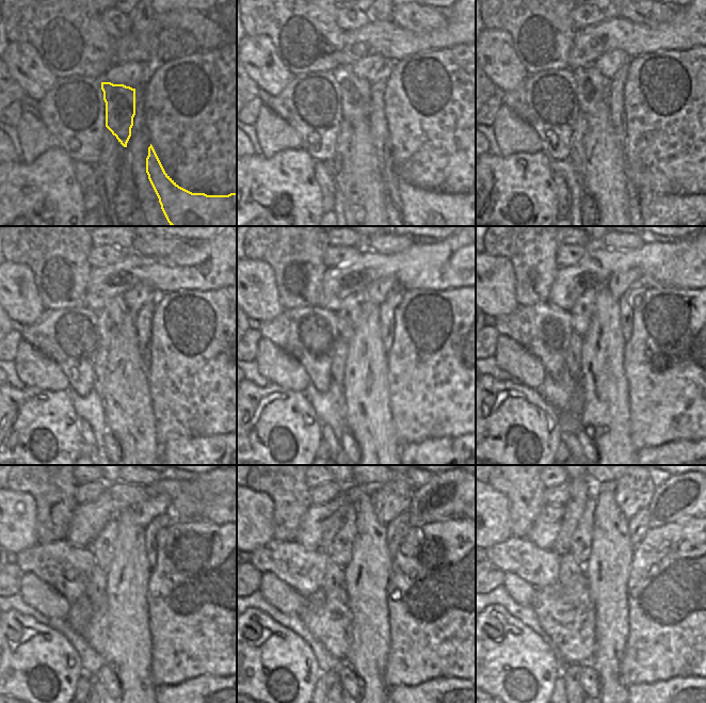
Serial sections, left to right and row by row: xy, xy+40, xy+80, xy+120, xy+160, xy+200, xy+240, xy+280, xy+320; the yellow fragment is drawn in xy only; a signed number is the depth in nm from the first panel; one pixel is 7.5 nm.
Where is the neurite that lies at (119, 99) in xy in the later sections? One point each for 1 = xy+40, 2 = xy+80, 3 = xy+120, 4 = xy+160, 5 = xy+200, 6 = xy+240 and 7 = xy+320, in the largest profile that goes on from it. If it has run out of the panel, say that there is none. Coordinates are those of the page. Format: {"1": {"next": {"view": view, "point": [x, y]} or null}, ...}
{"1": {"next": {"view": "xy+40", "point": [355, 92]}}, "2": {"next": {"view": "xy+80", "point": [592, 86]}}, "3": {"next": {"view": "xy+120", "point": [111, 317]}}, "4": {"next": {"view": "xy+160", "point": [348, 315]}}, "5": {"next": {"view": "xy+200", "point": [582, 310]}}, "6": {"next": {"view": "xy+240", "point": [102, 547]}}, "7": {"next": {"view": "xy+320", "point": [581, 542]}}}

